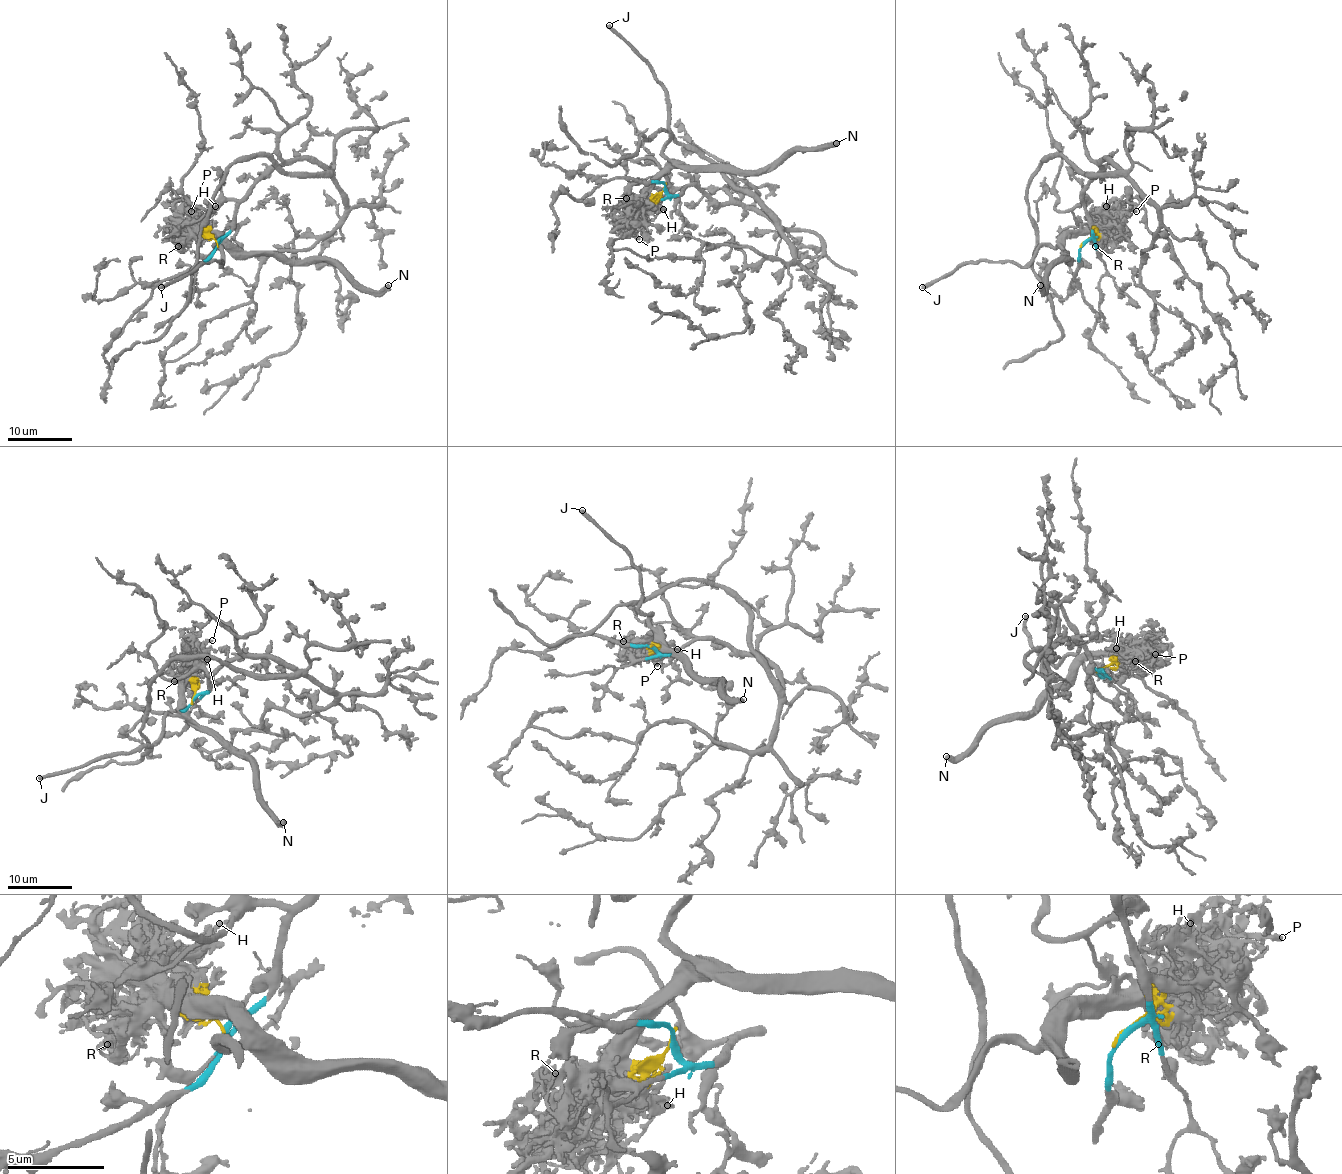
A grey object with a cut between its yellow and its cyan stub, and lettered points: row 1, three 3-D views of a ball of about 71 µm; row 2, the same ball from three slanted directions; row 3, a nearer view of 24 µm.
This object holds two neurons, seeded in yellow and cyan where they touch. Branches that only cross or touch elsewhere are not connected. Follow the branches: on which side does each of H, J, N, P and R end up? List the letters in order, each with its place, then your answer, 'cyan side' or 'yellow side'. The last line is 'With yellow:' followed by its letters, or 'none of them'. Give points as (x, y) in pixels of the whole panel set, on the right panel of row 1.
H: at (1106, 206); yellow side
J: at (922, 287); yellow side
N: at (1040, 285); yellow side
P: at (1136, 211); yellow side
R: at (1095, 246); yellow side
With yellow: H, J, N, P, R

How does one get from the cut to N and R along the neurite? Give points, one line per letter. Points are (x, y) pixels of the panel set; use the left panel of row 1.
N: (217, 242), (202, 231), (215, 231), (233, 249), (334, 260), (373, 291), (389, 284)
R: (217, 242), (202, 233), (194, 233), (178, 246)

